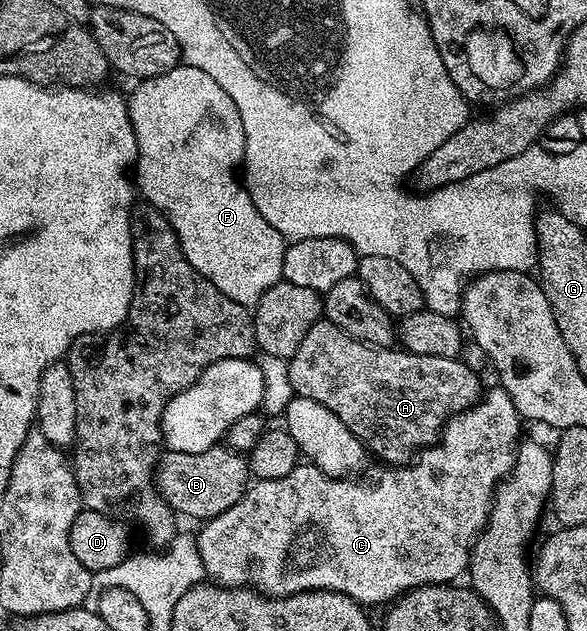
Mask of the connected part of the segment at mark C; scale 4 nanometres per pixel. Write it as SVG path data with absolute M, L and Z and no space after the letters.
M494 386L486 391L478 399L476 404L464 408L457 415L449 417L445 421L445 427L441 430L439 442L434 442L427 448L422 448L414 455L413 459L404 466L389 466L378 474L374 480L357 480L361 478L330 478L312 464L312 462L301 462L291 474L278 480L257 480L250 483L246 488L244 496L231 510L223 510L215 518L204 521L200 525L201 534L196 535L199 558L205 567L206 577L214 584L220 584L222 588L243 588L252 586L262 596L280 598L283 596L294 596L300 592L311 590L331 590L342 592L362 606L369 604L381 604L392 601L394 598L406 593L410 588L422 588L425 584L447 584L457 582L466 575L469 567L469 552L473 548L473 541L480 534L489 518L489 506L493 502L493 494L498 484L508 477L509 471L513 469L513 463L517 457L517 446L522 439L521 424L523 418L515 410L515 402L506 394L505 389Z

